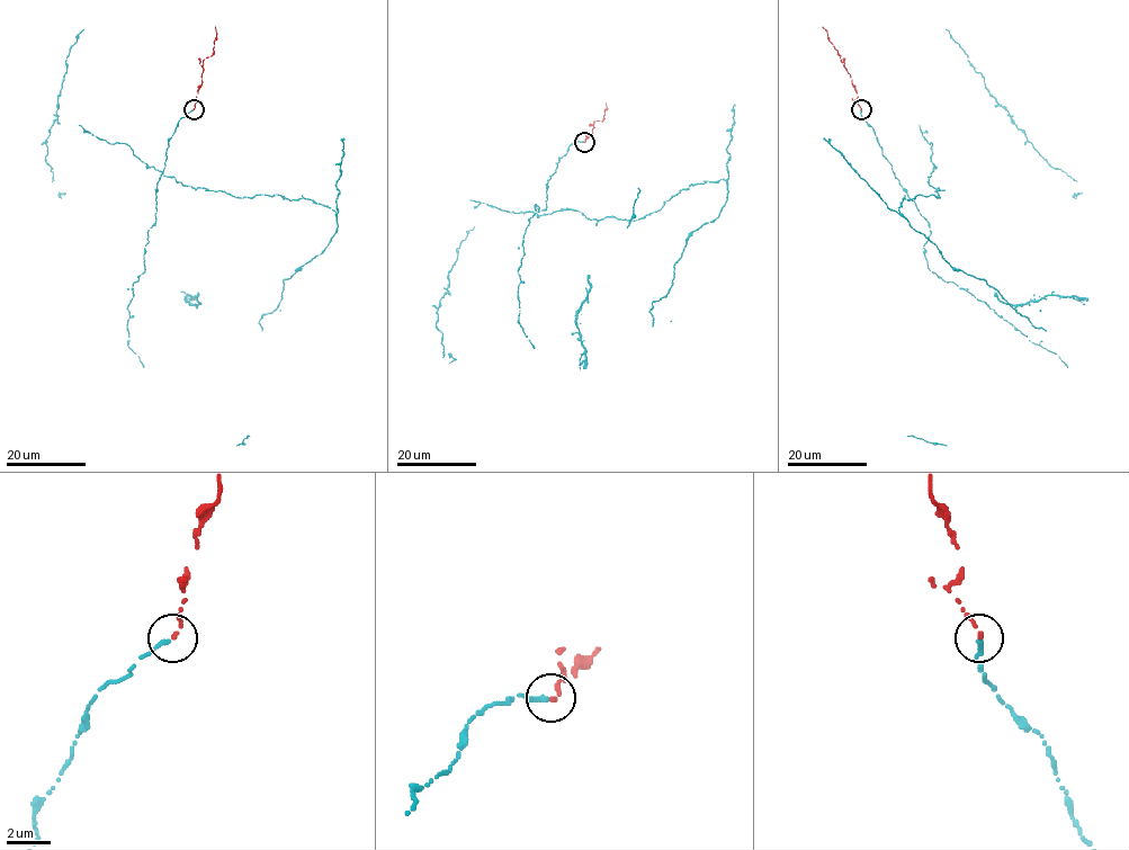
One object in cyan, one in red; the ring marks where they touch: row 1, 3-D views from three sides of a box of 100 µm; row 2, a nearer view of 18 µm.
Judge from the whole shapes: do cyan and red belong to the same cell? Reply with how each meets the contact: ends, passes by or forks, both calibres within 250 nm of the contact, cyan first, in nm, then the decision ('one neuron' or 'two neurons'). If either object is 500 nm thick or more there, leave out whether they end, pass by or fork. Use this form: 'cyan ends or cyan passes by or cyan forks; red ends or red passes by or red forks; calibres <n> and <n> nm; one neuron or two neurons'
cyan ends; red ends; calibres 240 and 200 nm; one neuron

